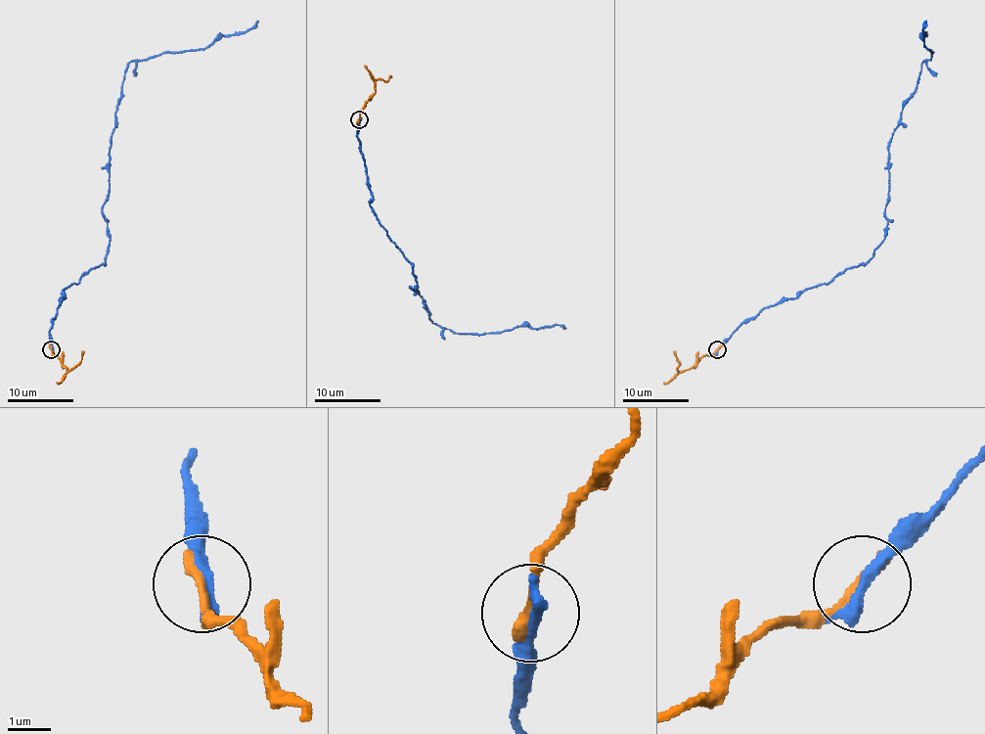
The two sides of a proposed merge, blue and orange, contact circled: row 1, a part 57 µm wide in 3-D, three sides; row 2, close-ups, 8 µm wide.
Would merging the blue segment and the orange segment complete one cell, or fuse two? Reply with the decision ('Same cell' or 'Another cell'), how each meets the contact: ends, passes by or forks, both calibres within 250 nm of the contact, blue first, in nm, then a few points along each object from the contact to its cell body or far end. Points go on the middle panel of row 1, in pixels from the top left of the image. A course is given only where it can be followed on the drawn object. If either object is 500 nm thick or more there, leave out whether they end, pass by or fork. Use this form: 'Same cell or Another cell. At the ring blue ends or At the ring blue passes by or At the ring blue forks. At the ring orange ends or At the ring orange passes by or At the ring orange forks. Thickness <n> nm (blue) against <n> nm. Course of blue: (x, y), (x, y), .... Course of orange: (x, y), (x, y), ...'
Same cell. At the ring blue ends. At the ring orange ends. Thickness 380 nm (blue) against 280 nm. Course of blue: (359, 119), (370, 205), (408, 261), (418, 286), (409, 288), (429, 318), (472, 335), (565, 328). Course of orange: (359, 119), (359, 110), (375, 92), (375, 81), (387, 80), (391, 75)

